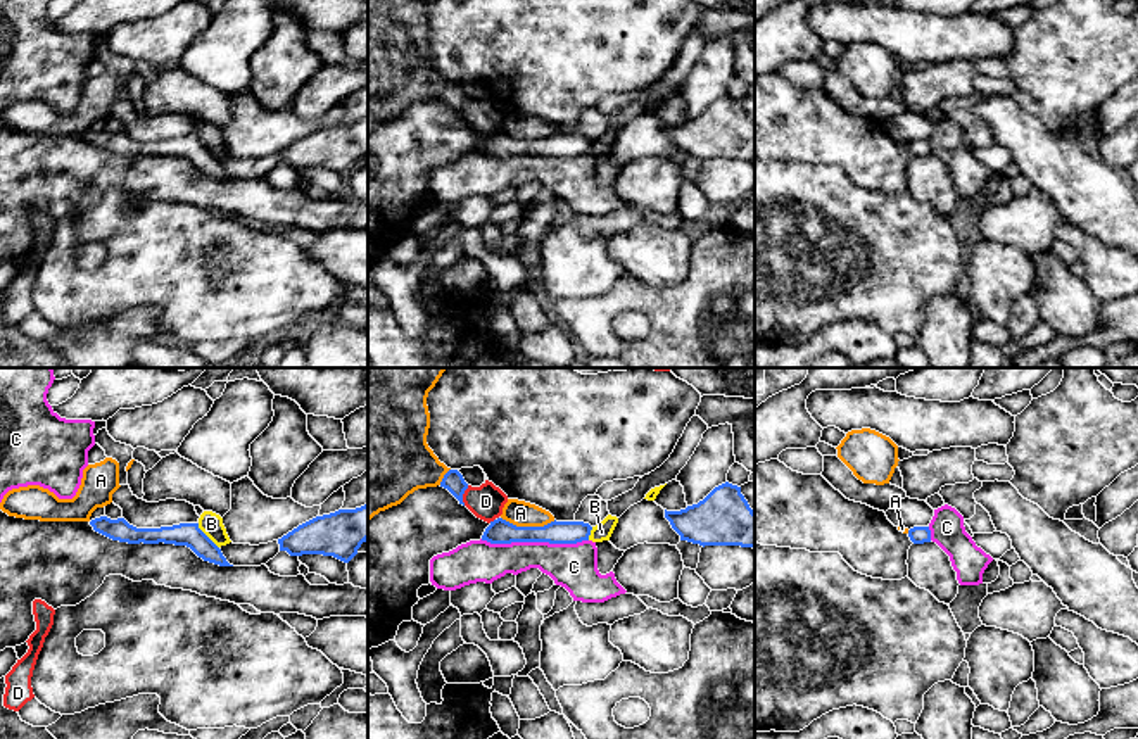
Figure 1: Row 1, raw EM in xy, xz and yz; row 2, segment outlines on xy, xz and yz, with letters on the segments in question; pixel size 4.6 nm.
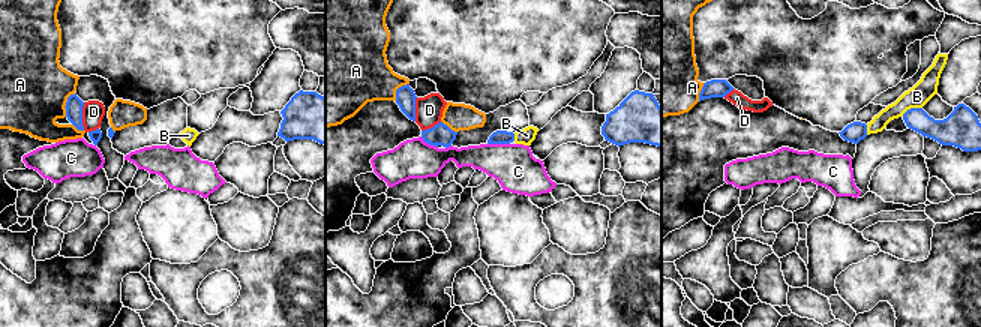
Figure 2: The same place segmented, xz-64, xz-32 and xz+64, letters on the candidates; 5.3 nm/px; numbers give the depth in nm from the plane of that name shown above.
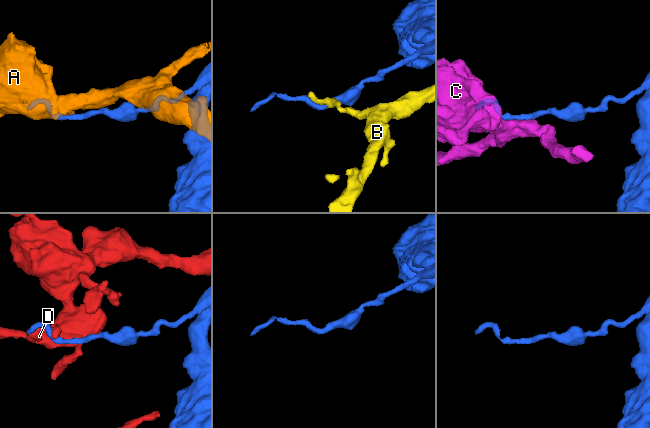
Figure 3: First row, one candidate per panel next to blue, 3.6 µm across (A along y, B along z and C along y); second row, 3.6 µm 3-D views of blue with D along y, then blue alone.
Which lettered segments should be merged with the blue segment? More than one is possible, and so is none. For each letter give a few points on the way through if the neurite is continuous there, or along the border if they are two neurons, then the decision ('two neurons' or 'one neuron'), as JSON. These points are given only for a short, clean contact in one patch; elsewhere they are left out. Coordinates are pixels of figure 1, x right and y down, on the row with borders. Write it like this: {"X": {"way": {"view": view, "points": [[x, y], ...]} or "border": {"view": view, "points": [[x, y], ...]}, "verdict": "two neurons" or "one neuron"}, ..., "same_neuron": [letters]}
{"A": {"verdict": "two neurons"}, "B": {"border": {"view": "xy", "points": [[197, 524], [218, 548]]}, "verdict": "two neurons"}, "C": {"verdict": "two neurons"}, "D": {"verdict": "two neurons"}, "same_neuron": []}

